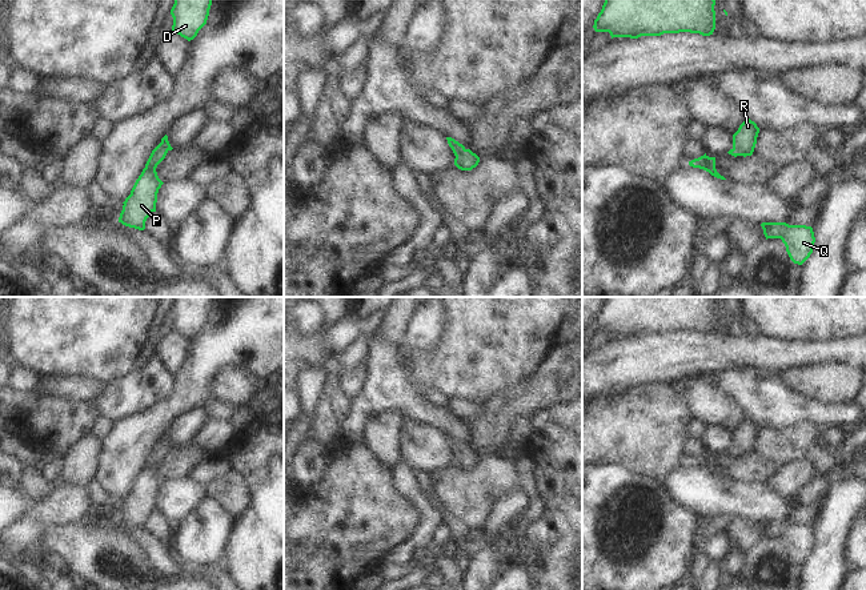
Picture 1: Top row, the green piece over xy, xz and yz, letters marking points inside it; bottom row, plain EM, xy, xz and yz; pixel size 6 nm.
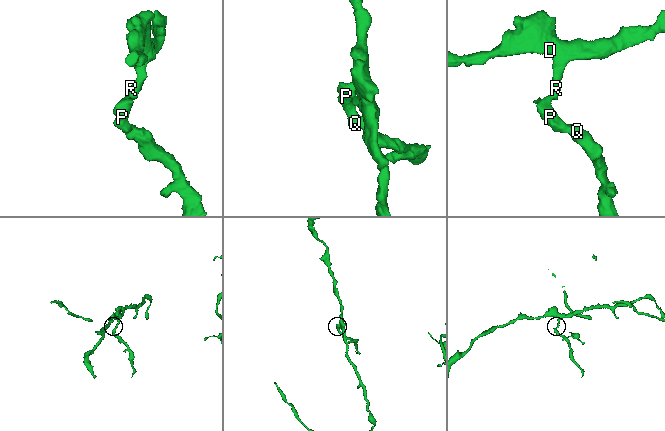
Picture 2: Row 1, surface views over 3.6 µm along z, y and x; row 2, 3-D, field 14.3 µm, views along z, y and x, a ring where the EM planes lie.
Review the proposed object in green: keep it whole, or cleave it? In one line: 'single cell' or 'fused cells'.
single cell

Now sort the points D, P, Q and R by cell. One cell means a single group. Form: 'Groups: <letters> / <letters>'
Groups: D P Q R.

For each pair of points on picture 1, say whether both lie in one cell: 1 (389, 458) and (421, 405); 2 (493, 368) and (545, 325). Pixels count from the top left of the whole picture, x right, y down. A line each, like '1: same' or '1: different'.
1: different
2: same

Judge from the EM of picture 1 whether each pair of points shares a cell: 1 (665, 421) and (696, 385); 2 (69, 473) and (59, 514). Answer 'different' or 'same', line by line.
1: different
2: different

